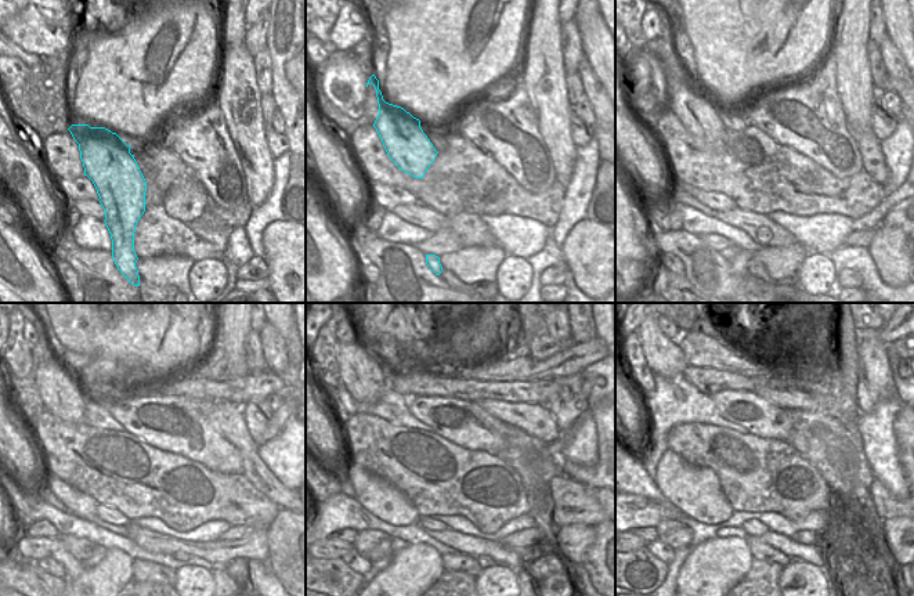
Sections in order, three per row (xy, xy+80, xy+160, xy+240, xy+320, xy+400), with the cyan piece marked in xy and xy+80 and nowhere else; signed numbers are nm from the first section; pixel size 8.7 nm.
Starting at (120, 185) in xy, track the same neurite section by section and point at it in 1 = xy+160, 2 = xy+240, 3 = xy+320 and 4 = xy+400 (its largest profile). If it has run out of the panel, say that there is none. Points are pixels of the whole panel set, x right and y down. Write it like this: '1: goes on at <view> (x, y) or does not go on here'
1: goes on at xy+160 (693, 107)
2: goes on at xy+240 (60, 389)
3: goes on at xy+320 (361, 369)
4: goes on at xy+400 (664, 357)

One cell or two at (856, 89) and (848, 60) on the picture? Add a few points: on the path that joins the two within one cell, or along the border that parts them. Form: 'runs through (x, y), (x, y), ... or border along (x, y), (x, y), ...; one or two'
runs through (853, 82), (852, 67); one

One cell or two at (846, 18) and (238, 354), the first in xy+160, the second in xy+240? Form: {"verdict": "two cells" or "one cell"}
{"verdict": "one cell"}

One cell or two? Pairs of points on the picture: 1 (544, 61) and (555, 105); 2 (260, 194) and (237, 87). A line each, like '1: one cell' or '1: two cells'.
1: one cell
2: one cell

